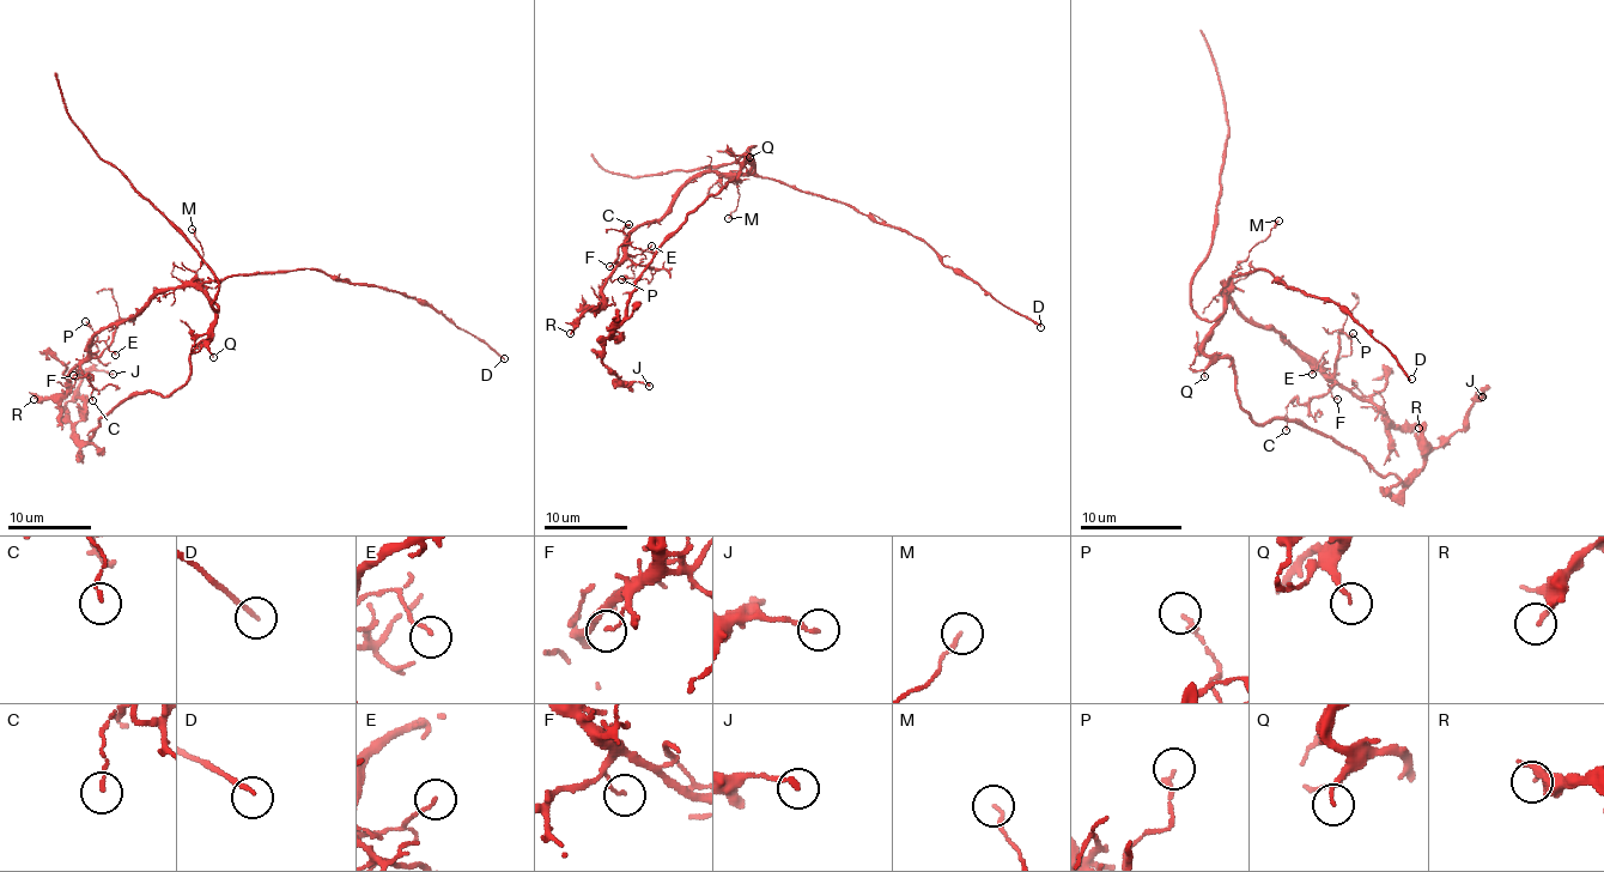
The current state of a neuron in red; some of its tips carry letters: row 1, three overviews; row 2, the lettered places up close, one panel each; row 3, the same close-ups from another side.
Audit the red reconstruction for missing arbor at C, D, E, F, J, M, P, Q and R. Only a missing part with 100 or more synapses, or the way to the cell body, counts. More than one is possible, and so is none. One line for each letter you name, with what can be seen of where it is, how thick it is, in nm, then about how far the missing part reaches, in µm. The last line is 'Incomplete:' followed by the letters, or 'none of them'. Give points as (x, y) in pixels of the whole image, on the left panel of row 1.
Incomplete: none of them

